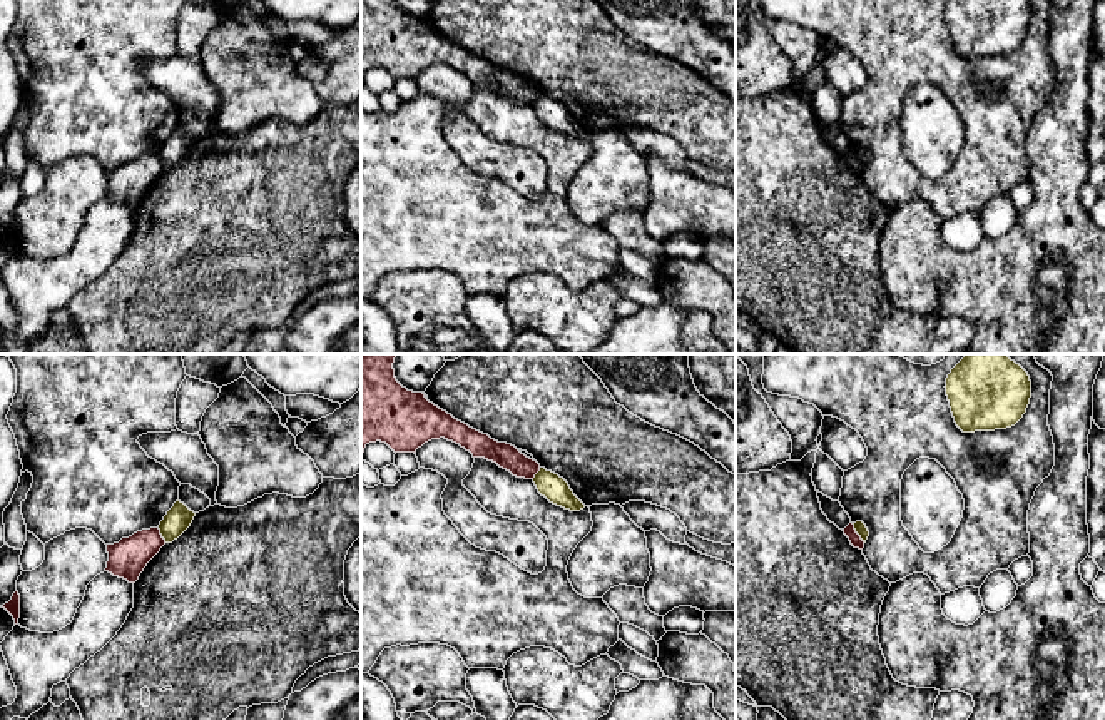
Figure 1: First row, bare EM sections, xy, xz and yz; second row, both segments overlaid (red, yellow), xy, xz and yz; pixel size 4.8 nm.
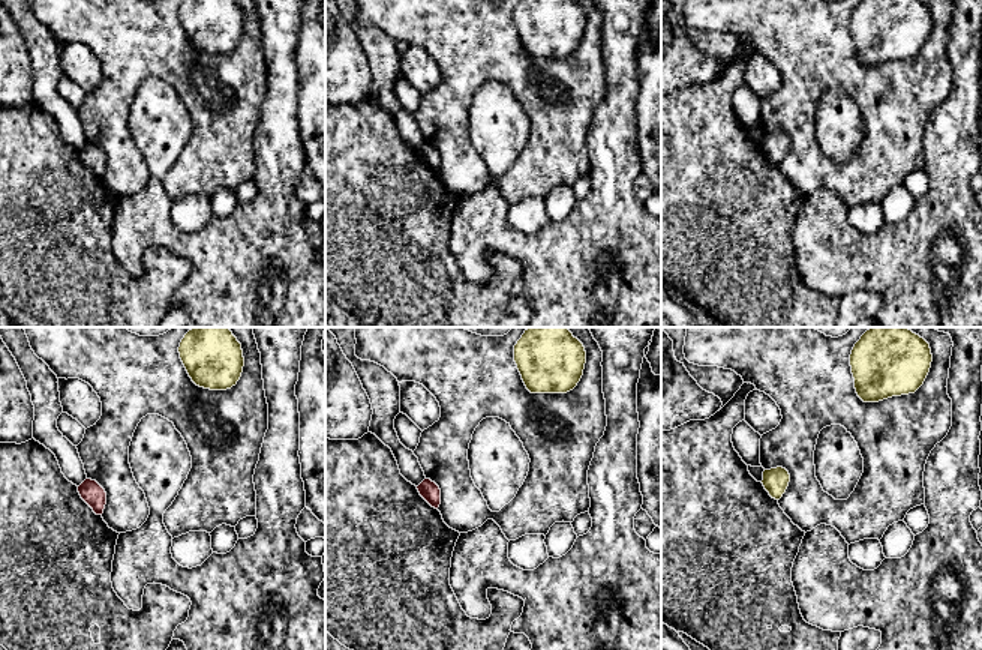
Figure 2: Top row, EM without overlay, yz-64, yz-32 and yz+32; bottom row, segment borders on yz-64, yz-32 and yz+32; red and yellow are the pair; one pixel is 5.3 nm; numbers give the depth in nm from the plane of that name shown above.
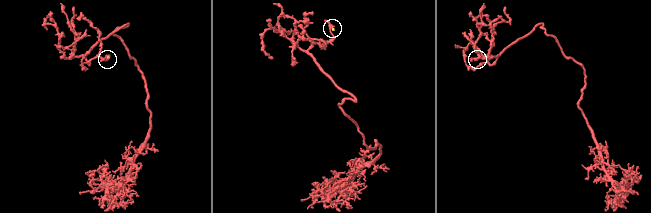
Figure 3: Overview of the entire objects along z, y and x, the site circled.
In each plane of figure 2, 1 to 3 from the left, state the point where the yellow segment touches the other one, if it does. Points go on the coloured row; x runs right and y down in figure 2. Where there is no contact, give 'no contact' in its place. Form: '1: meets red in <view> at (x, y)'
1: no contact
2: no contact
3: no contact

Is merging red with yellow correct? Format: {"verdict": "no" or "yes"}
{"verdict": "no"}

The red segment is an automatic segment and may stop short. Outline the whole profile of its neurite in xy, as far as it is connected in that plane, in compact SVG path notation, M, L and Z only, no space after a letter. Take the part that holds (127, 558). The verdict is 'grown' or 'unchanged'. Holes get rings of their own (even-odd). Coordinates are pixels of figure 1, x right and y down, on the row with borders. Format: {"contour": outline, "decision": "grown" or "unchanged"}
{"contour": "M159 528L142 530L122 538L119 543L107 545L109 561L105 571L135 583L164 545L165 540Z", "decision": "unchanged"}

